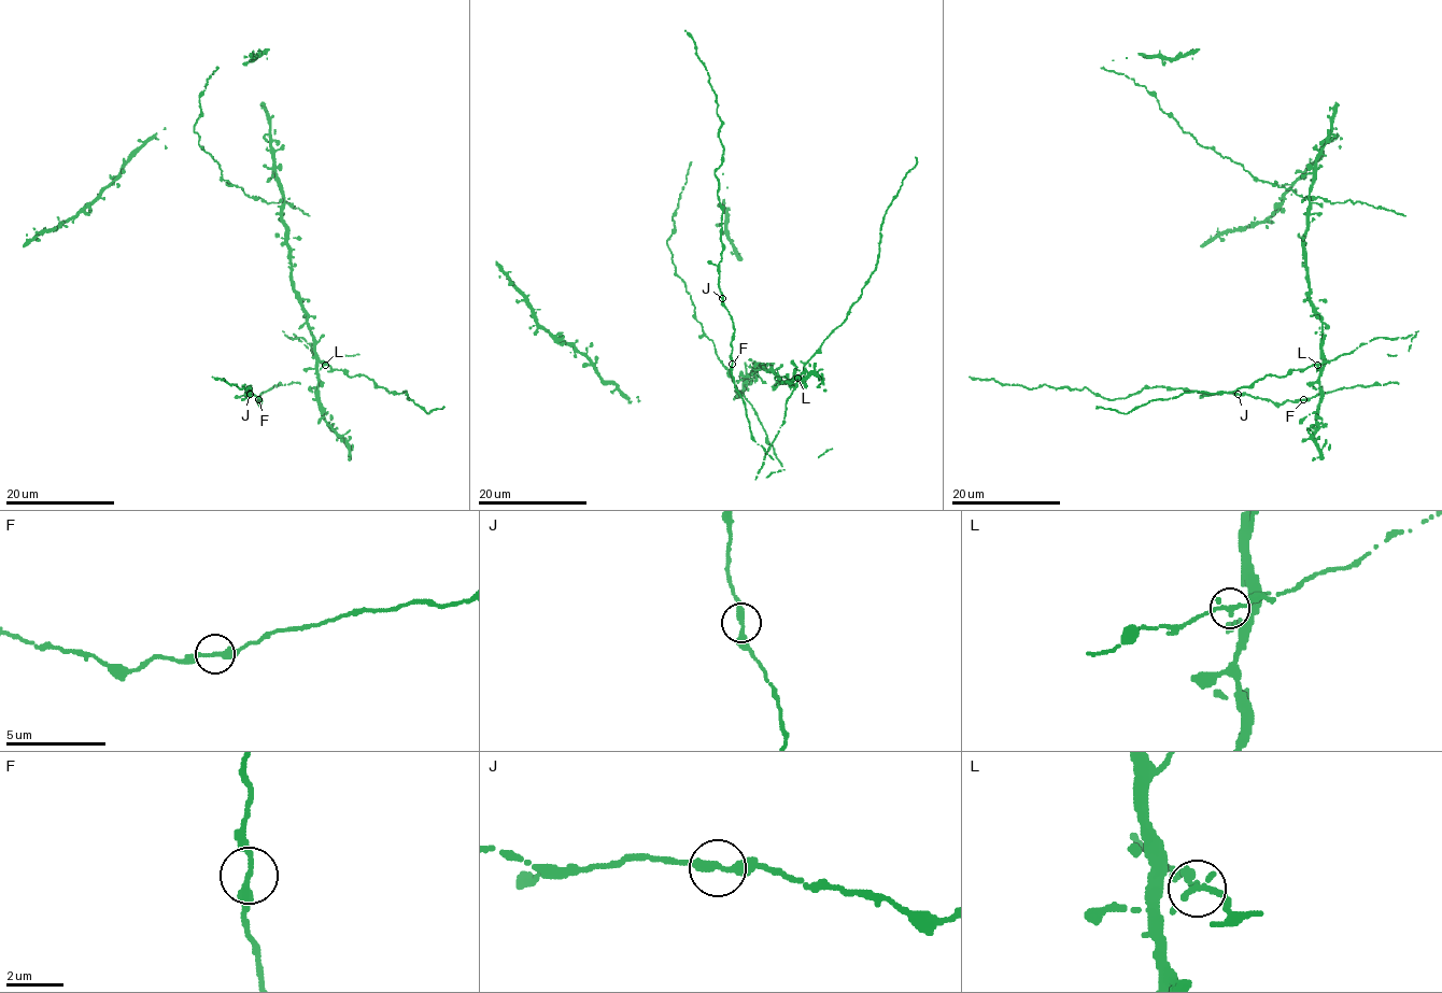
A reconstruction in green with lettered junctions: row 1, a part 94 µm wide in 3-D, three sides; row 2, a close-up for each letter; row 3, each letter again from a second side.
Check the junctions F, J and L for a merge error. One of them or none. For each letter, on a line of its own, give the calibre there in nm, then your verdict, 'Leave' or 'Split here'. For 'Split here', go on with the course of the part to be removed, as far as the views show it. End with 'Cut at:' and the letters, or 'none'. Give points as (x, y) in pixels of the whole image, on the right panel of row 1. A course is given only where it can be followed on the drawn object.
F: Thickness 240 nm. Leave
J: Thickness 280 nm. Leave
L: Thickness 240 nm. Leave
Cut at: none

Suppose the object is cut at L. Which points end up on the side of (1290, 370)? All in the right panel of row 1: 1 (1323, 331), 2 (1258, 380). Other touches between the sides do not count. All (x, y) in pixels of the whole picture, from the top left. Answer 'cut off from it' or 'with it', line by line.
1: cut off from it
2: with it

